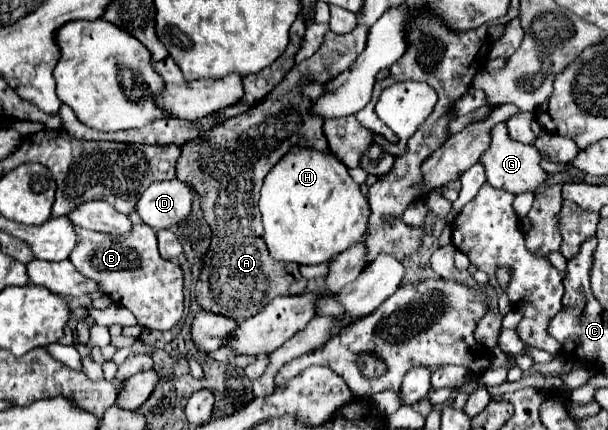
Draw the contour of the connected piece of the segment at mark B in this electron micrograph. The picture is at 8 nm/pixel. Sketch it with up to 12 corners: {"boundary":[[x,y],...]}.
{"boundary":[[75,226],[73,266],[139,324],[183,318],[183,272],[153,228]]}

